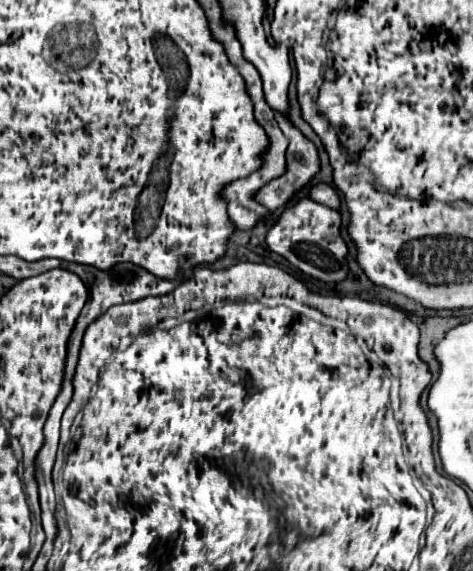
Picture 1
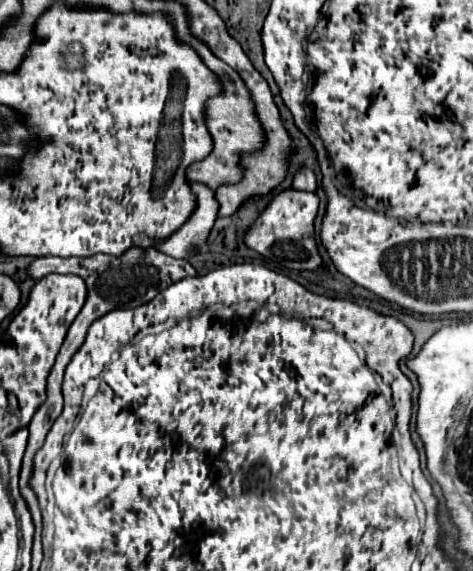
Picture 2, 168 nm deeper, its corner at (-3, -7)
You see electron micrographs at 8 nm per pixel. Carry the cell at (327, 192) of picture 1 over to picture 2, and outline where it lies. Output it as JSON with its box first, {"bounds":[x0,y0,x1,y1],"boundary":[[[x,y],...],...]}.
{"bounds":[292,168,316,192],"boundary":[[[300,168],[294,178],[292,178],[292,186],[294,188],[302,188],[302,190],[308,190],[308,192],[314,192],[316,190],[316,178],[314,178],[314,172],[310,168]]]}

